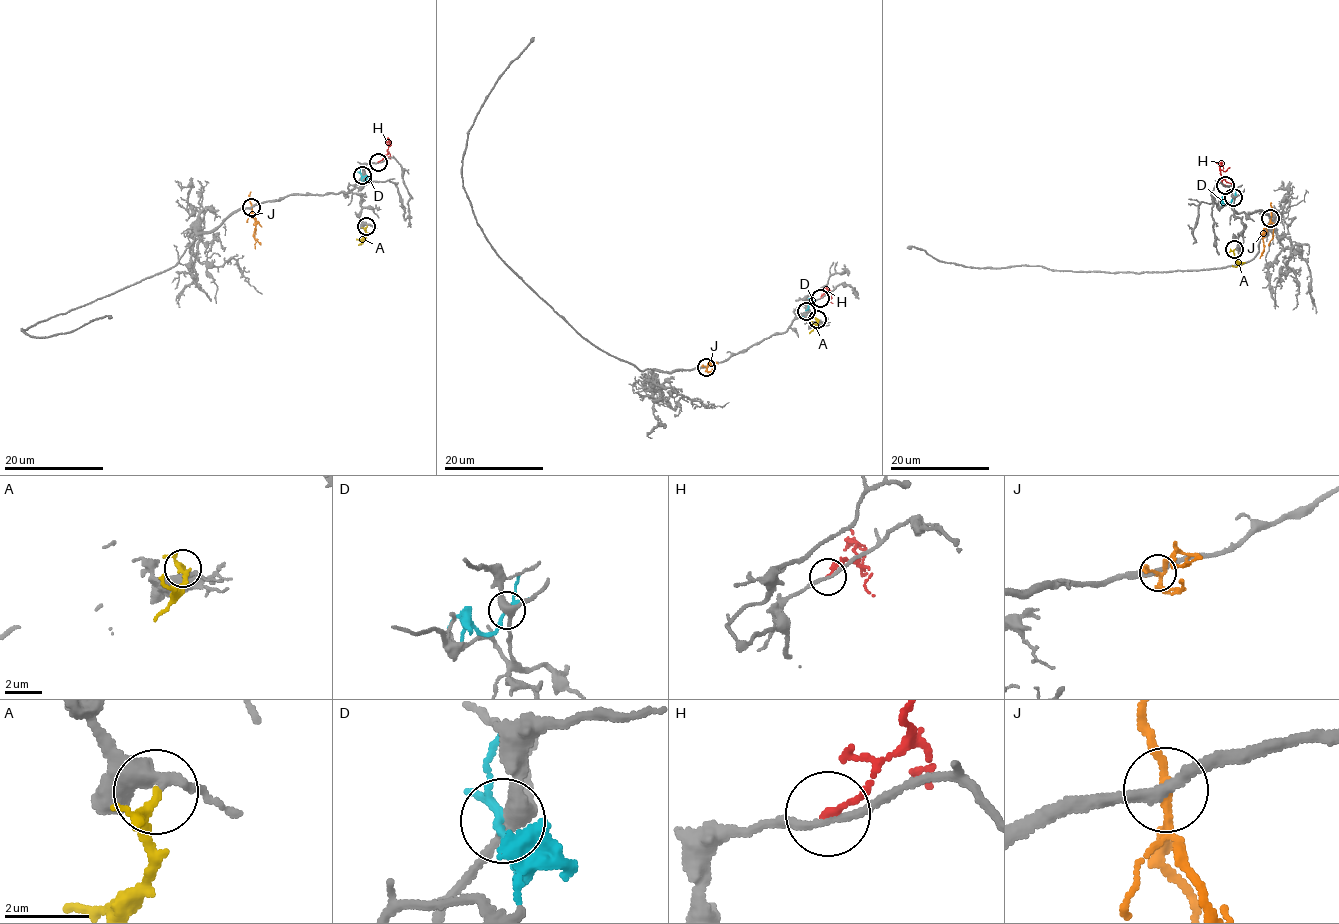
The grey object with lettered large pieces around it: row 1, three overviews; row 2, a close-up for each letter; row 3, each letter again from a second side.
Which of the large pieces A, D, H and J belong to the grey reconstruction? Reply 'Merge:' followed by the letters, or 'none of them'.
Merge: A

